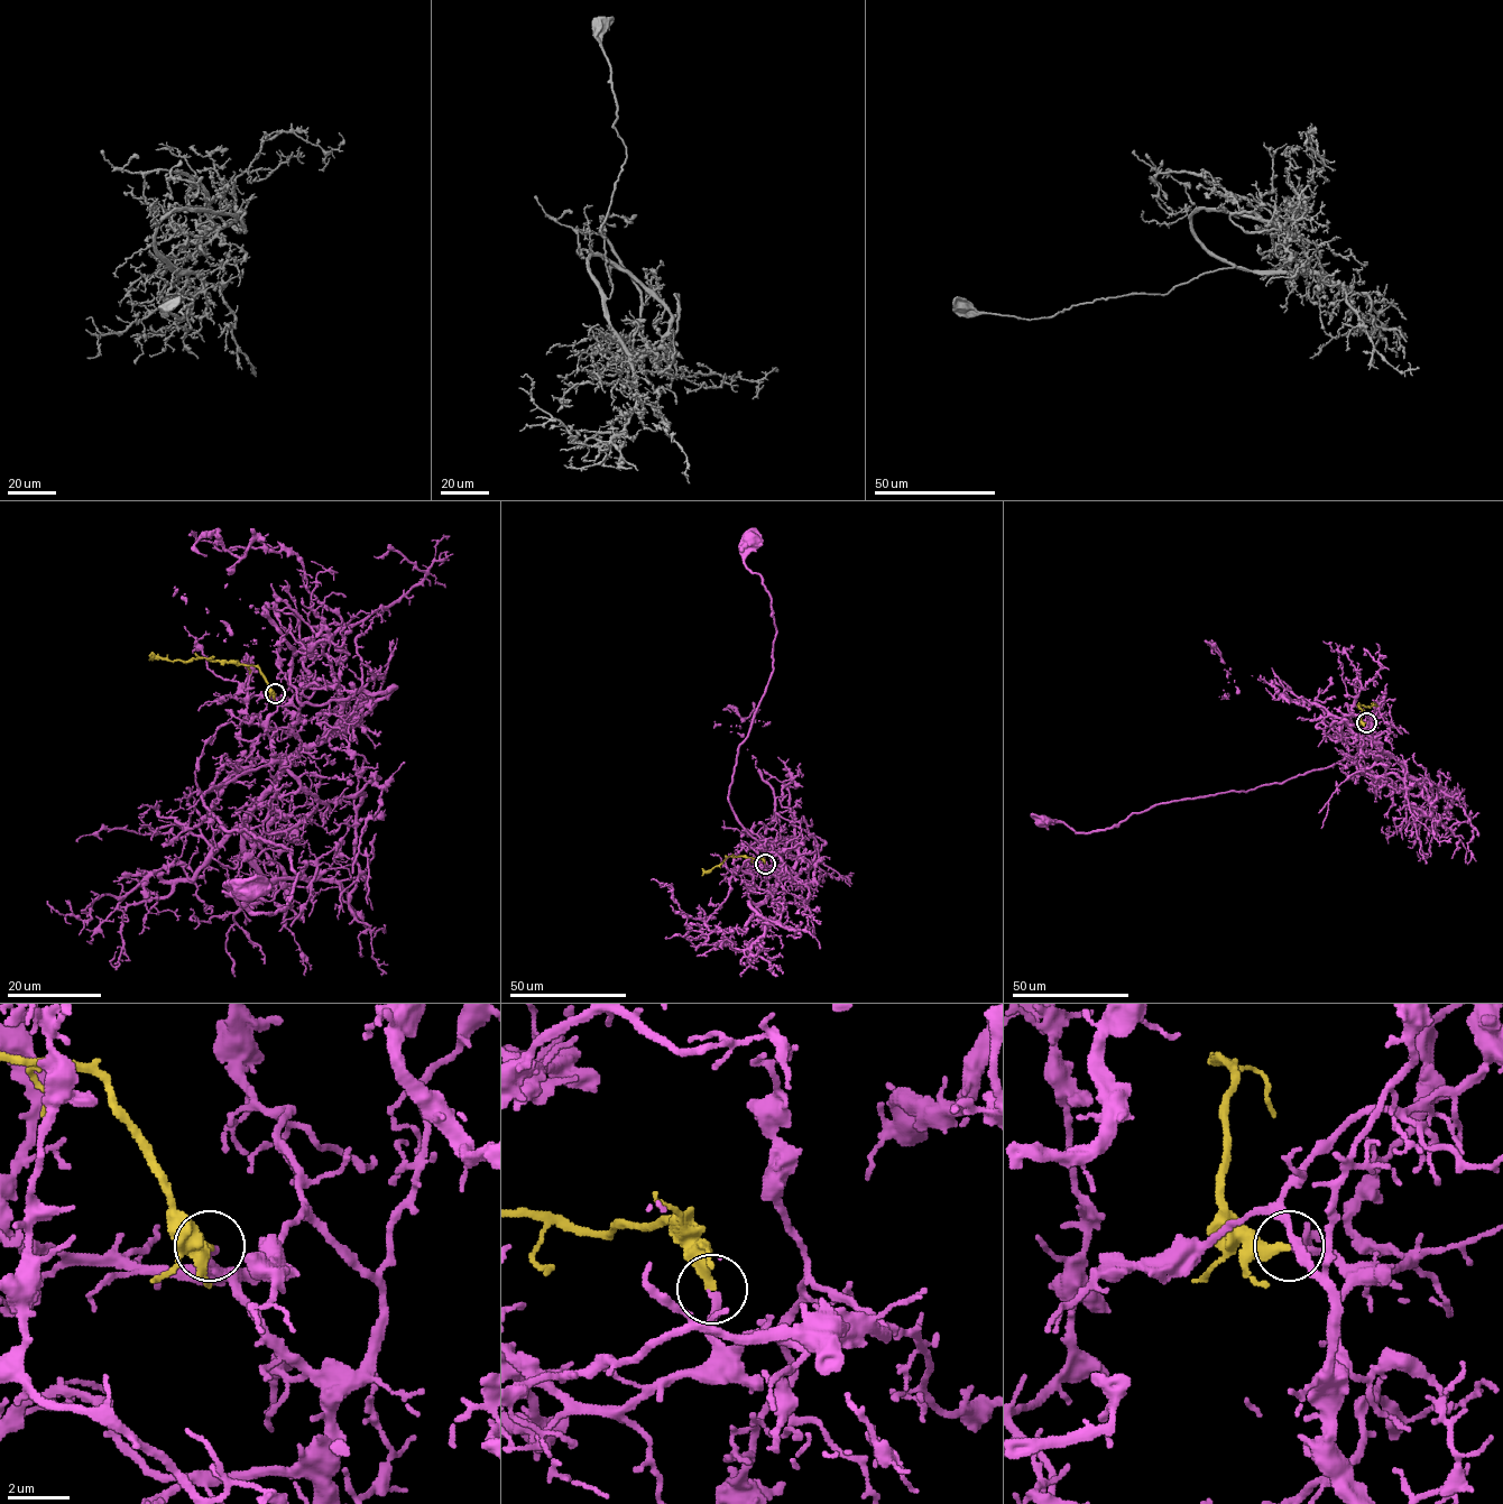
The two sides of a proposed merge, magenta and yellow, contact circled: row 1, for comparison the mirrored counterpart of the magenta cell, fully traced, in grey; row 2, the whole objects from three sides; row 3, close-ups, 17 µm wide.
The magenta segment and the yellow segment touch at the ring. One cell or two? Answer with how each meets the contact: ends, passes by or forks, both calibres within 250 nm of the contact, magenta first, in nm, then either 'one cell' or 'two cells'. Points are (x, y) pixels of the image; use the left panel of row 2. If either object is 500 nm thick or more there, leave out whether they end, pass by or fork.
magenta ends; yellow ends; calibres 200 and 340 nm; one cell

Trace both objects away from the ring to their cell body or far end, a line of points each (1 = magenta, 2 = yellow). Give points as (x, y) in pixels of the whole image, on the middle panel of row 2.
1: (765, 864), (777, 875), (728, 801), (740, 744), (773, 671), (776, 635), (770, 593), (745, 564), (750, 541)
2: (765, 864), (762, 858), (728, 856), (702, 875)

